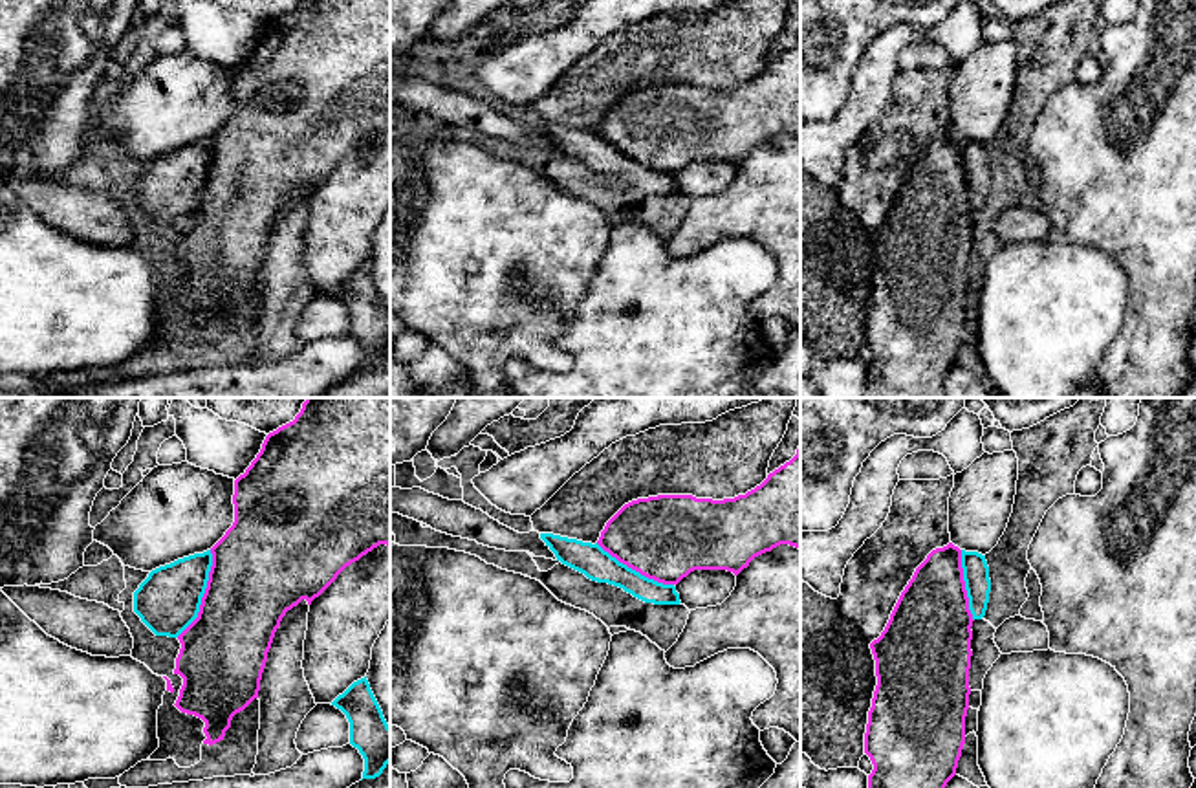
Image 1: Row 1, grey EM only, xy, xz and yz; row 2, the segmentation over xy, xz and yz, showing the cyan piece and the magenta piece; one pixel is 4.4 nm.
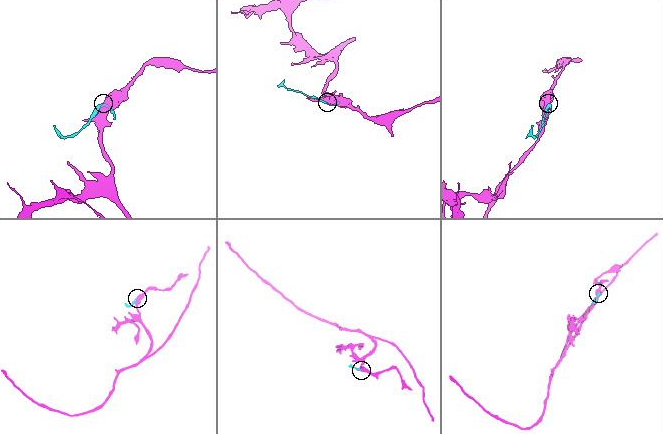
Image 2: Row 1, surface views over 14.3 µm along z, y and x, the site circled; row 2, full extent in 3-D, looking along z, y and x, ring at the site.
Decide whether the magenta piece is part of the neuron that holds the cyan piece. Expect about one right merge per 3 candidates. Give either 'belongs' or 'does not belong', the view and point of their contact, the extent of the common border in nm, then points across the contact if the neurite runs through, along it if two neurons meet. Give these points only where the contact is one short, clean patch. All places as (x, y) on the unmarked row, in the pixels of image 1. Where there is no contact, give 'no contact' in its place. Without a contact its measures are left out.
does not belong | xy (204, 182) | 420 nm

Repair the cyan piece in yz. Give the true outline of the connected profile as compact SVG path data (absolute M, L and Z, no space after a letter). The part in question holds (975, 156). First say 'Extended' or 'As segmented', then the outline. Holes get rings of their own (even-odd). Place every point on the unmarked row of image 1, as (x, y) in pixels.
As segmented. M962 139L963 170L973 209L982 209L987 200L991 169L985 145Z

